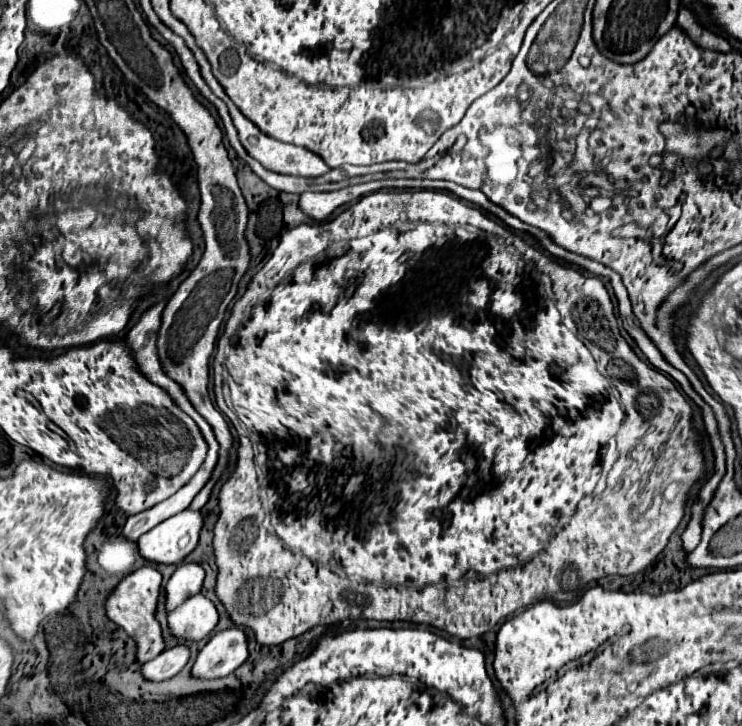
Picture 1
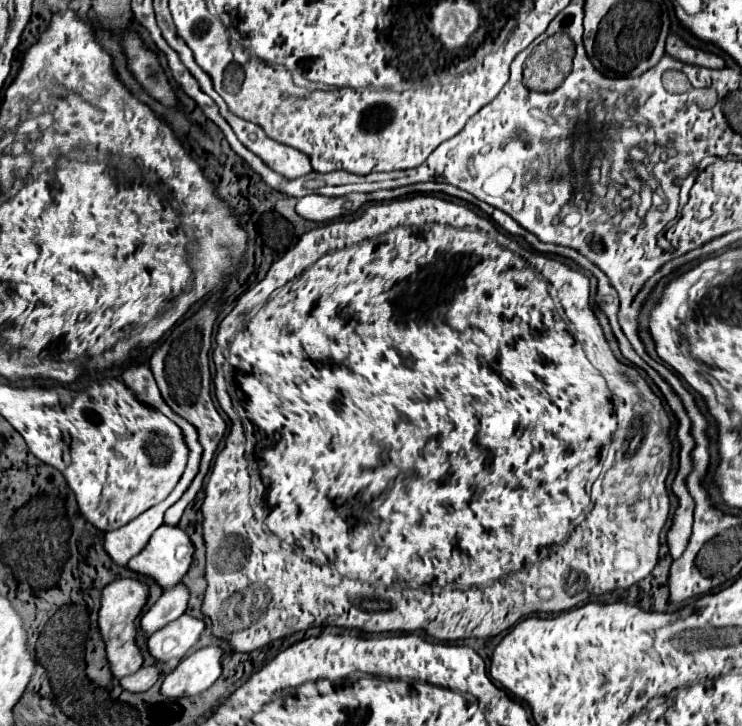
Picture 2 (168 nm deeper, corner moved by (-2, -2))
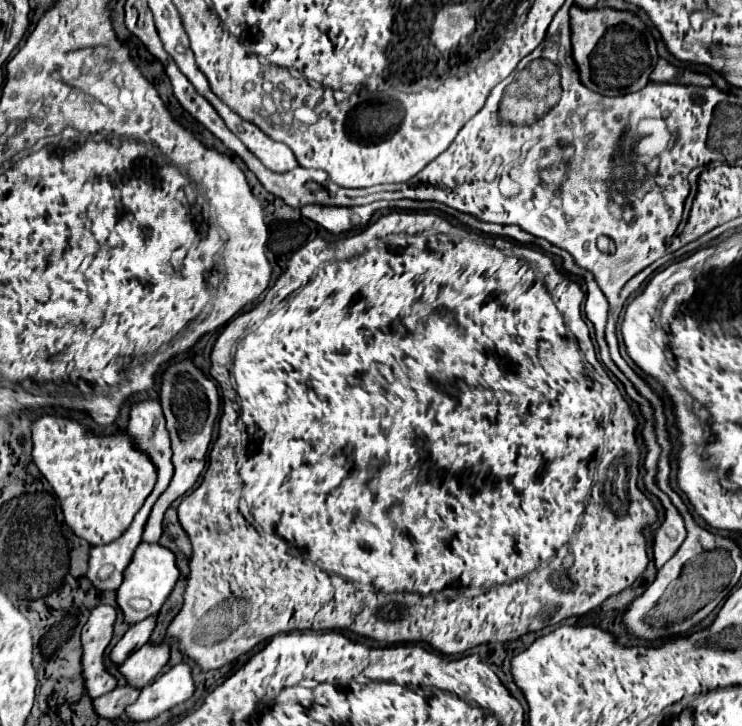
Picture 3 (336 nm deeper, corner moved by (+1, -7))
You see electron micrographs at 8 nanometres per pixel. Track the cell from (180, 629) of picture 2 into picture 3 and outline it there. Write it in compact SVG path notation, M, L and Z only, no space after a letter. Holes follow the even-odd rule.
M147 642L143 648L133 652L129 660L121 664L121 674L127 678L131 686L143 688L147 686L161 670L167 666L171 654L171 642Z

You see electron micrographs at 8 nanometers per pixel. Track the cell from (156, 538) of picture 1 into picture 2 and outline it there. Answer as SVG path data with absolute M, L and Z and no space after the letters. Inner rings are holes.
M162 525L152 533L148 545L136 557L132 557L128 561L128 569L152 579L154 583L158 583L162 587L162 591L168 591L168 589L176 587L176 583L180 583L182 577L186 575L190 561L192 561L192 553L194 553L194 547L192 547L188 535L180 527Z

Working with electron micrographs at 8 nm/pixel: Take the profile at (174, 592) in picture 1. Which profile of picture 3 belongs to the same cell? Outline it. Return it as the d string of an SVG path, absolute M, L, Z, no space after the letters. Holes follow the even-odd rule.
M157 614L155 616L149 616L137 624L133 624L125 636L117 642L117 646L111 650L111 662L115 664L121 664L129 658L131 652L135 652L137 648L141 648L145 642L149 642L153 630L157 626Z

